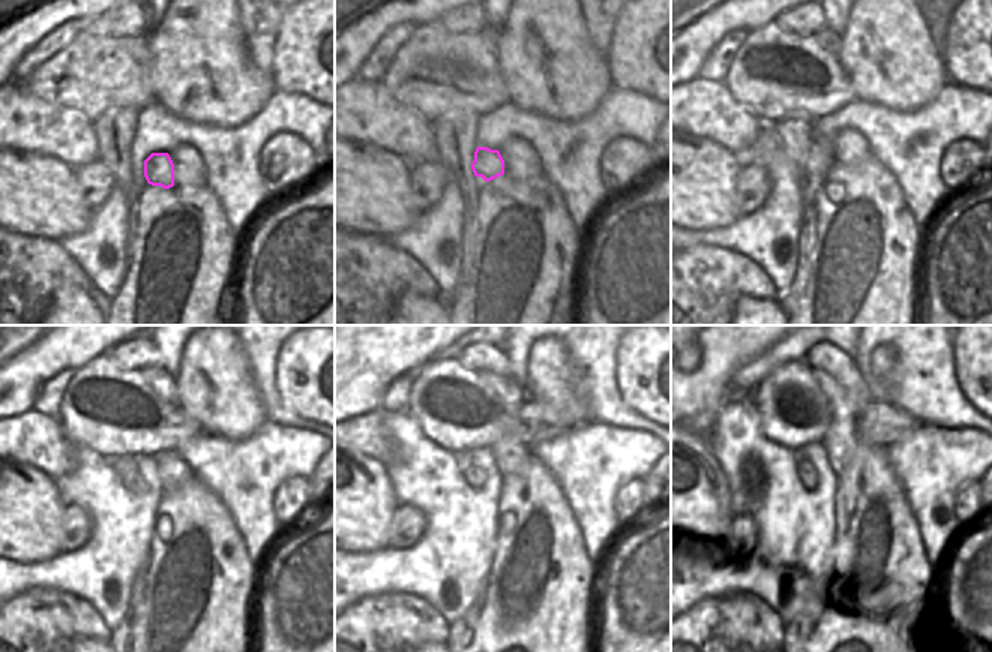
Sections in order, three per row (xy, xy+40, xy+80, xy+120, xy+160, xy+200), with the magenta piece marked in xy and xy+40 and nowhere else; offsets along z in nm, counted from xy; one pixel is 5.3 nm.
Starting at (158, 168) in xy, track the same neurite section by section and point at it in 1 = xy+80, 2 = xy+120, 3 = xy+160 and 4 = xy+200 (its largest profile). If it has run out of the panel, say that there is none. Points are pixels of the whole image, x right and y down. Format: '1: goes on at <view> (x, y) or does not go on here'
1: goes on at xy+80 (821, 156)
2: goes on at xy+120 (125, 466)
3: goes on at xy+160 (473, 477)
4: goes on at xy+200 (805, 471)

